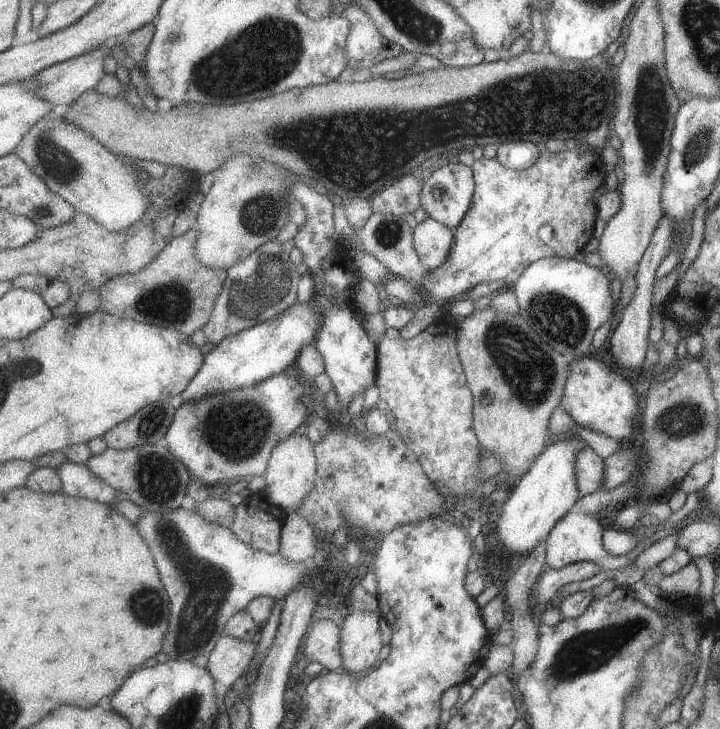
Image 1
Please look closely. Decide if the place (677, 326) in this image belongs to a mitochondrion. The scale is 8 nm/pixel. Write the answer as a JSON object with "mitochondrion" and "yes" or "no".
{"mitochondrion":"no"}

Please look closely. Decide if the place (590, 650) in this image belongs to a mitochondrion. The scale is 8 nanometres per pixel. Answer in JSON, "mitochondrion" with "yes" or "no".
{"mitochondrion":"yes"}

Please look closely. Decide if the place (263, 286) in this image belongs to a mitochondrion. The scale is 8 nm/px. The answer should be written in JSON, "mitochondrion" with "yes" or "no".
{"mitochondrion":"yes"}

